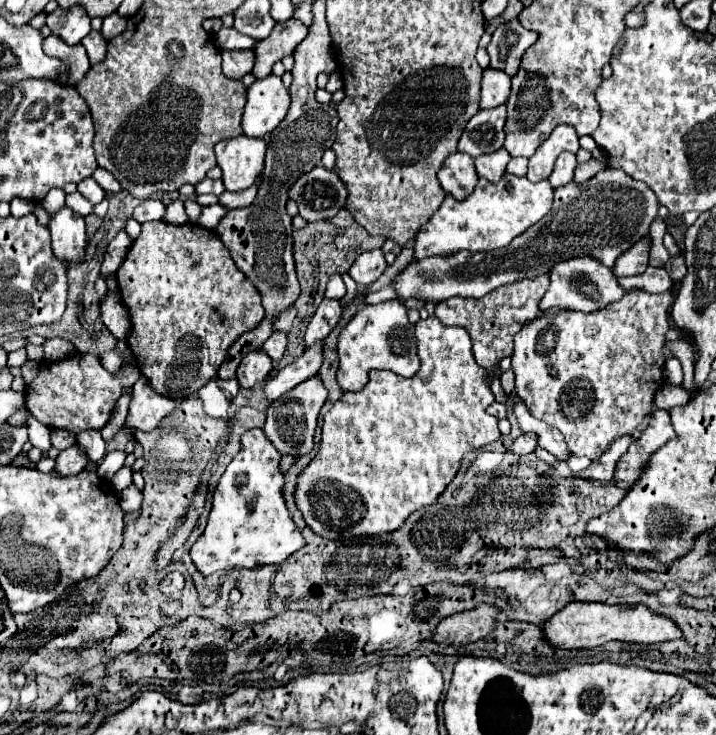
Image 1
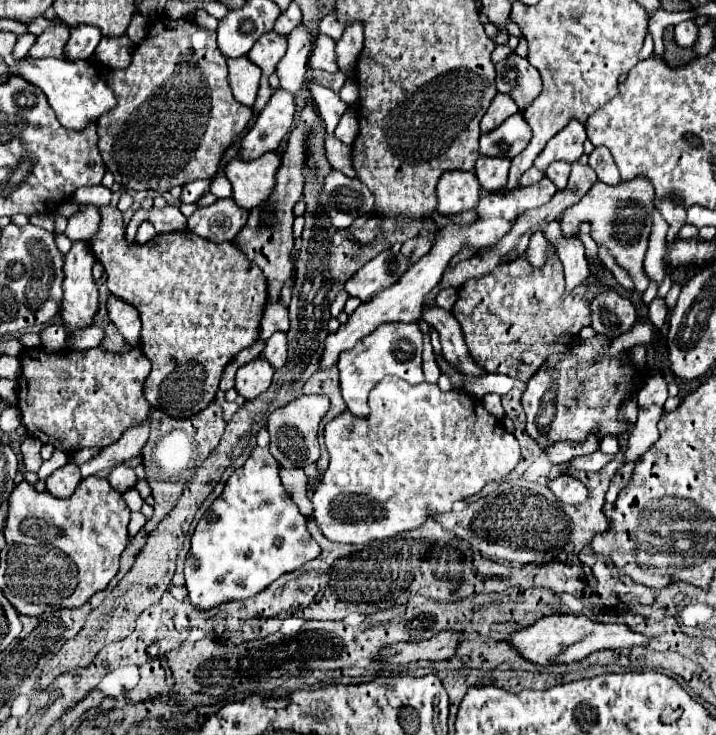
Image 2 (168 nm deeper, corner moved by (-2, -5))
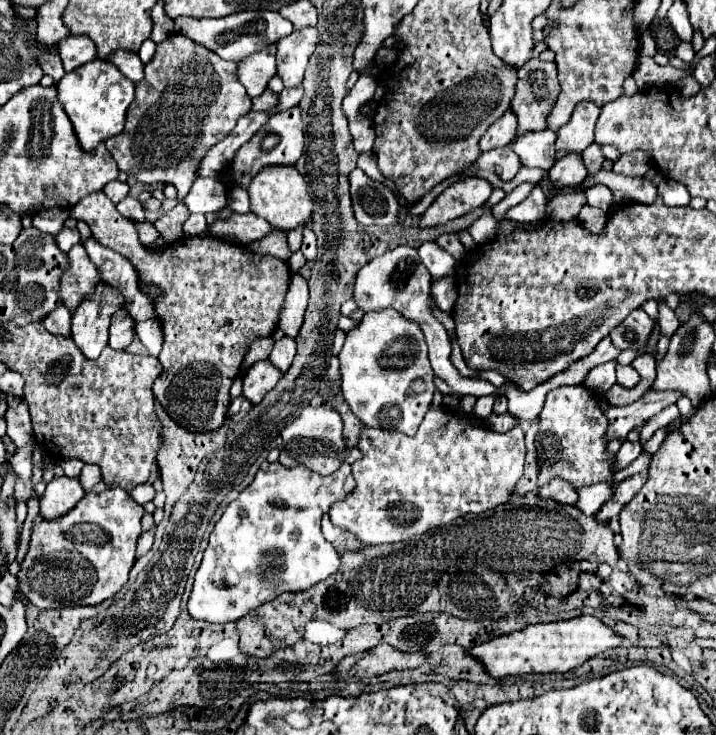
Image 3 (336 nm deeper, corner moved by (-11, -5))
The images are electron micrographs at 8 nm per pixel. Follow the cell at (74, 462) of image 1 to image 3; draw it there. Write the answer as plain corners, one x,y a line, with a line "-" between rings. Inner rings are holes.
55,478
47,484
45,494
39,502
39,516
45,520
61,518
61,514
67,514
77,506
77,502
83,498
83,488
79,486
77,478

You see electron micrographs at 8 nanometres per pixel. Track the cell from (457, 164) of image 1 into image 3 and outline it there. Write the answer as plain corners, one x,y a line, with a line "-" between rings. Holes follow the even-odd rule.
467,176
463,180
453,182
449,188
445,188
437,200
421,214
419,226
421,228
433,228
441,226
449,220
461,218
475,208
483,206
493,192
493,186
479,176

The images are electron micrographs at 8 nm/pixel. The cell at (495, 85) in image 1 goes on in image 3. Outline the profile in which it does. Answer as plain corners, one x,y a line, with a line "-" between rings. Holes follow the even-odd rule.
507,112
505,116
501,116
499,120
495,120
495,124
491,128
487,128
487,132
483,134
483,138
479,140
481,150
493,150
499,146
507,146
515,140
515,130
517,130
517,122
515,122
515,114

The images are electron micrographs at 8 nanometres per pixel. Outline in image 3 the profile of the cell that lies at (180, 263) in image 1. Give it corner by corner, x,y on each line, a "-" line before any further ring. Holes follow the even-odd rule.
103,192
85,196
75,208
71,208
71,216
75,220
83,220
91,228
91,234
99,244
123,254
135,266
141,282
145,284
151,282
163,288
163,298
155,302
159,314
157,318
161,320
165,334
163,350
159,354
163,370
153,386
153,394
159,400
159,404
179,426
183,426
189,432
211,432
223,426
231,402
229,388
235,376
239,374
249,344
255,338
271,336
273,330
277,328
279,310
291,278
287,262
275,256
253,254
247,248
217,238
185,236
161,252
149,250
137,240
135,224
127,220
123,214
119,214
115,204

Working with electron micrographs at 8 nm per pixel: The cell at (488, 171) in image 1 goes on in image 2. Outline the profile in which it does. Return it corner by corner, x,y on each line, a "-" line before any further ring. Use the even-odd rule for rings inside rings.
480,156
474,168
484,192
502,190
508,182
508,170
510,158
490,158
490,156

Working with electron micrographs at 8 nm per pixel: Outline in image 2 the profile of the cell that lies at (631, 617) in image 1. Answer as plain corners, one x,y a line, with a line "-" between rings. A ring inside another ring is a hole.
554,614
548,618
542,618
540,622
516,632
512,638
508,638
512,646
518,648
518,652
536,664
570,664
586,658
592,652
610,648
632,648
632,646
648,646
650,638
642,636
634,630
630,630
626,624
602,624
592,622
586,616
572,616
572,614

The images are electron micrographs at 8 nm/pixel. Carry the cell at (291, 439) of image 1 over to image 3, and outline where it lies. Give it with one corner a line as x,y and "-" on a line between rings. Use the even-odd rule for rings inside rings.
319,404
319,406
303,408
303,412
289,426
283,428
281,438
283,438
283,448
281,448
279,462
285,468
307,466
321,476
329,476
335,470
339,470
339,466
345,462
347,446
343,438
343,420
339,412
333,410
331,406

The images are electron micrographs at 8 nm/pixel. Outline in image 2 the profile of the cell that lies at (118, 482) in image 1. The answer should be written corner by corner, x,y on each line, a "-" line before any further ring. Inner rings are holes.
136,488
126,490
126,492
122,494
122,498
124,498
126,506
128,506
132,512
138,512
138,510
140,510
140,506
144,504
144,500
142,500
142,496
138,494
138,490
136,490

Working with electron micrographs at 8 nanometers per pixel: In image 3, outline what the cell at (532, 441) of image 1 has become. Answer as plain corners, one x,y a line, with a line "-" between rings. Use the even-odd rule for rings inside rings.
667,390
667,392
645,392
637,402
629,406
611,406
605,414
609,418
609,428
607,428
607,438
627,438
627,432
633,428
643,426
649,418
653,418
657,412
663,408
675,404
683,392
677,390

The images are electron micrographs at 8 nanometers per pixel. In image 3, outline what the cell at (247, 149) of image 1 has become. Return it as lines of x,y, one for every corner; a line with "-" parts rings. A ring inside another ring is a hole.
271,166
261,170
251,180
249,198
251,198
251,212
265,218
275,230
289,232
299,226
313,224
311,194
307,190
307,184
303,182
303,176
293,166

